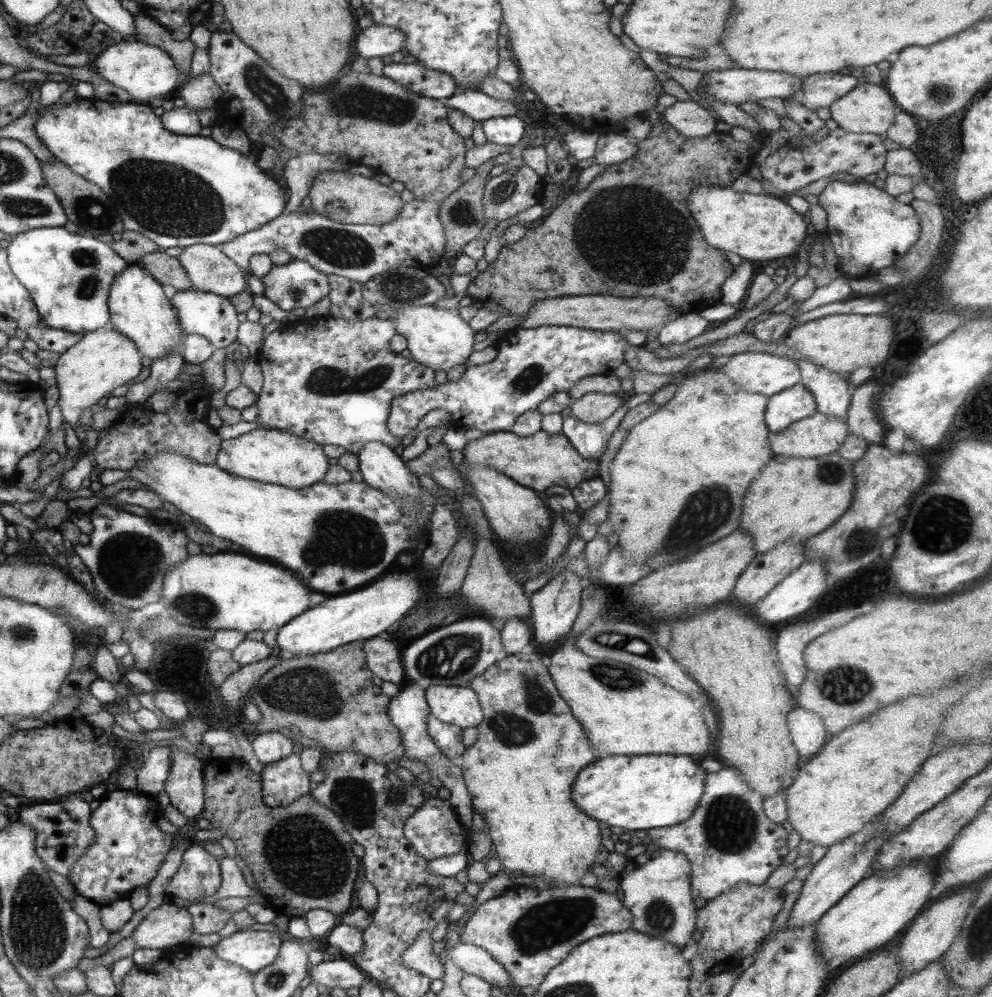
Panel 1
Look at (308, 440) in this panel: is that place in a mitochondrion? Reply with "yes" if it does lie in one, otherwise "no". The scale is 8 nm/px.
no

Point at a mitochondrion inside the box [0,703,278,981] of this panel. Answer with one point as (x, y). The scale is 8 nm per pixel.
(38, 933)

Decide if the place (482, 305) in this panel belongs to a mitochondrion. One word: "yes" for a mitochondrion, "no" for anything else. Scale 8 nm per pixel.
no

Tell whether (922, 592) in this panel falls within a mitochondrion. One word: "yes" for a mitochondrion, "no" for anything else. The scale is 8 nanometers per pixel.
no

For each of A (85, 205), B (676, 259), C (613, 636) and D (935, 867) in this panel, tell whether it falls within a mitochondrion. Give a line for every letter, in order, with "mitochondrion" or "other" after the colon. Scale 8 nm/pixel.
A: mitochondrion
B: mitochondrion
C: mitochondrion
D: other

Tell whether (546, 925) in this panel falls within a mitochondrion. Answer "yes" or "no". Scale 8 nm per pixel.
yes

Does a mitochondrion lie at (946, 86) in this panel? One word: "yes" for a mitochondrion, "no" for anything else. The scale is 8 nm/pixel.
yes

